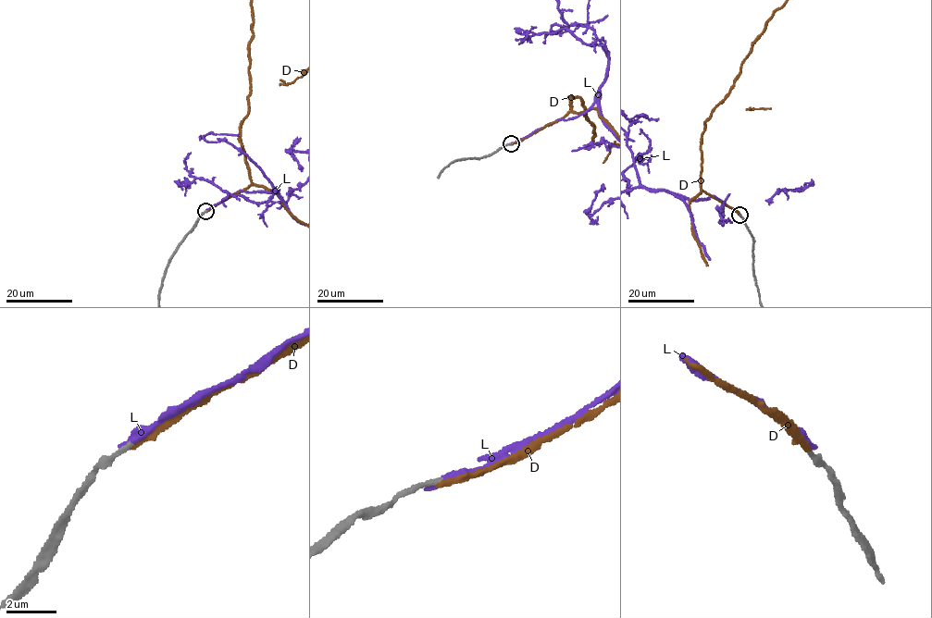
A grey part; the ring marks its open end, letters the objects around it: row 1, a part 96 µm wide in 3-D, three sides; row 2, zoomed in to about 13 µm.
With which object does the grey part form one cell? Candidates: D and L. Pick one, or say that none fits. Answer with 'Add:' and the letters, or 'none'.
Add: L

